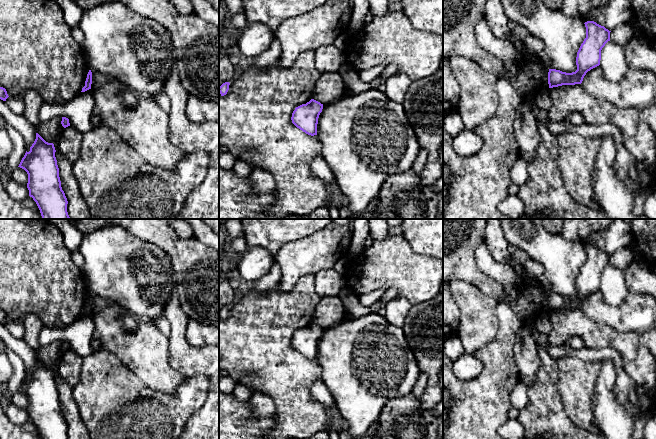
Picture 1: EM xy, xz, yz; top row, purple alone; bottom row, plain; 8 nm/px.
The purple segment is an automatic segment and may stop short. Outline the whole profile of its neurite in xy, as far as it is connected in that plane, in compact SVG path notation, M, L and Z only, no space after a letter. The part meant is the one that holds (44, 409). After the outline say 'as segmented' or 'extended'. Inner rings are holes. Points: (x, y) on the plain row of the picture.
M36 357L36 363L30 371L30 375L26 375L18 390L28 398L27 412L29 420L36 426L41 439L68 439L68 425L61 411L55 376L54 368L46 366Z; as segmented

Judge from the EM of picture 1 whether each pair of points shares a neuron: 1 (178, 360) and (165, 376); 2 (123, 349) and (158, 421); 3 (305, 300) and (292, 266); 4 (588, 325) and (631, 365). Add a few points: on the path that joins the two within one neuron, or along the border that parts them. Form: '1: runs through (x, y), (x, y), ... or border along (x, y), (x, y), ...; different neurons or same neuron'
1: border along (168, 344), (168, 363), (185, 379); different neurons
2: border along (119, 359), (148, 387), (155, 389); different neurons
3: border along (314, 273), (303, 275), (287, 291), (280, 289); different neurons
4: runs through (601, 336), (612, 338), (626, 352); same neuron

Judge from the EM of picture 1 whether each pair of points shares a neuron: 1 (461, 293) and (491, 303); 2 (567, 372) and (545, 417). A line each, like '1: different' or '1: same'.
1: same
2: different

